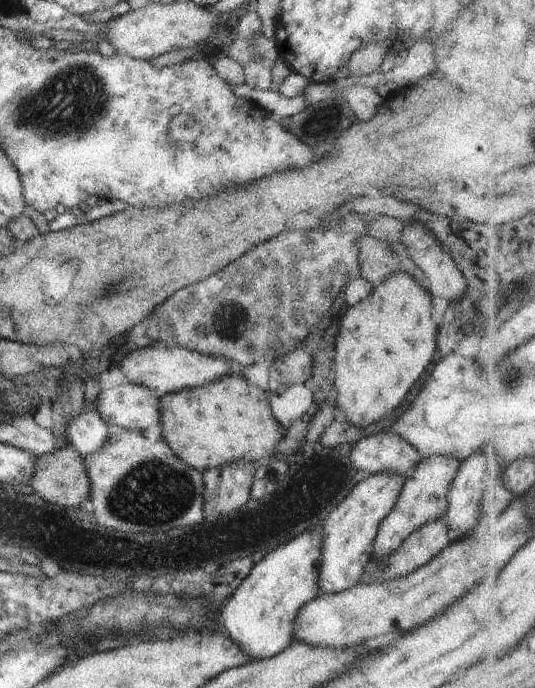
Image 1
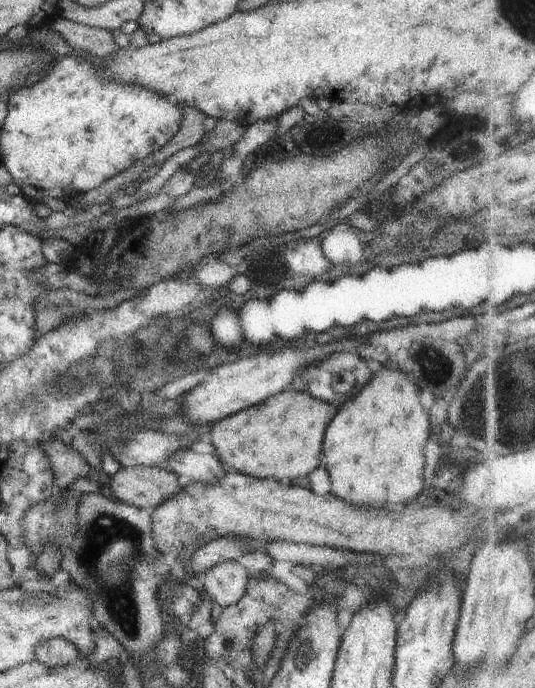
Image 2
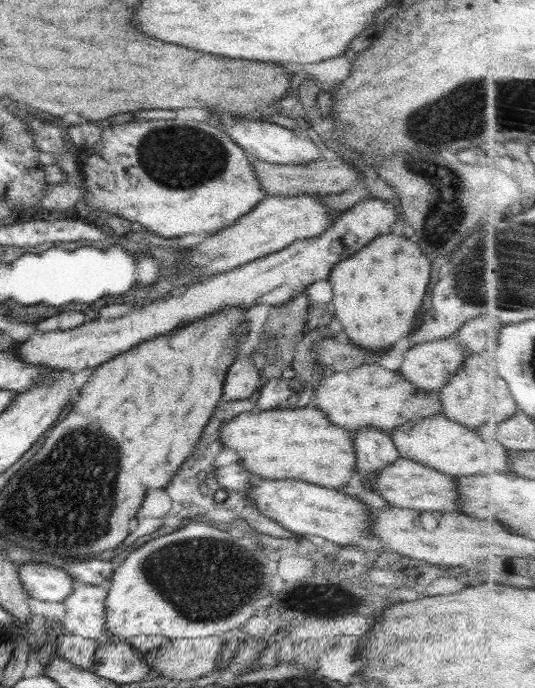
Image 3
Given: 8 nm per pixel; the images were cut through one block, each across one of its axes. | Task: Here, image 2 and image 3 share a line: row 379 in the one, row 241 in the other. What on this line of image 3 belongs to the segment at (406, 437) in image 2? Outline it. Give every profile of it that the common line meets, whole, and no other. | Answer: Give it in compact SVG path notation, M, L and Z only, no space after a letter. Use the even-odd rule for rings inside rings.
M388 233L377 236L344 260L340 260L329 273L327 281L332 285L331 311L335 313L344 332L351 342L368 352L385 351L395 342L412 334L416 328L416 316L426 296L426 288L430 284L431 264L422 254L414 239Z

